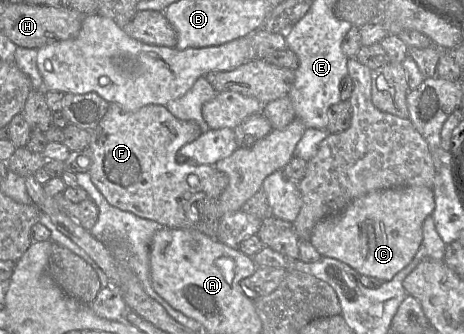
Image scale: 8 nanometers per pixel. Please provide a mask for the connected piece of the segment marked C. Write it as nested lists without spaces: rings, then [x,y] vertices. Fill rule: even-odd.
[[[406,186],[367,193],[340,212],[319,221],[313,228],[310,242],[322,257],[346,263],[360,275],[387,282],[414,258],[422,242],[425,218],[435,208],[433,189]]]

